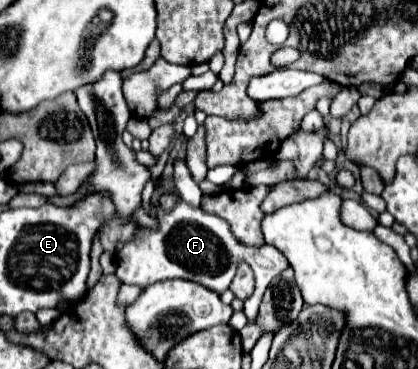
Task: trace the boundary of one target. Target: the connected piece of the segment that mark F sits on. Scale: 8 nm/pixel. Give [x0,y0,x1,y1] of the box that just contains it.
[114,186,286,324]

